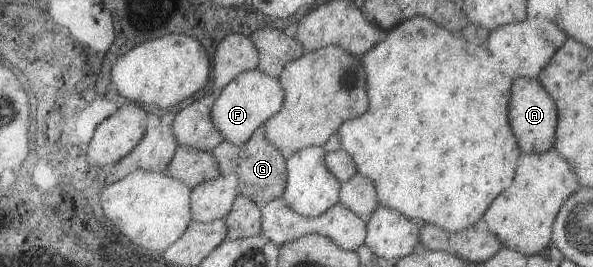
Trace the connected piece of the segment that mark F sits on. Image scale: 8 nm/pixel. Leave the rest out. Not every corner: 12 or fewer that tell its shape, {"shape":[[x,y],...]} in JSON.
{"shape":[[259,68],[220,90],[211,116],[241,146],[283,110],[283,83]]}

